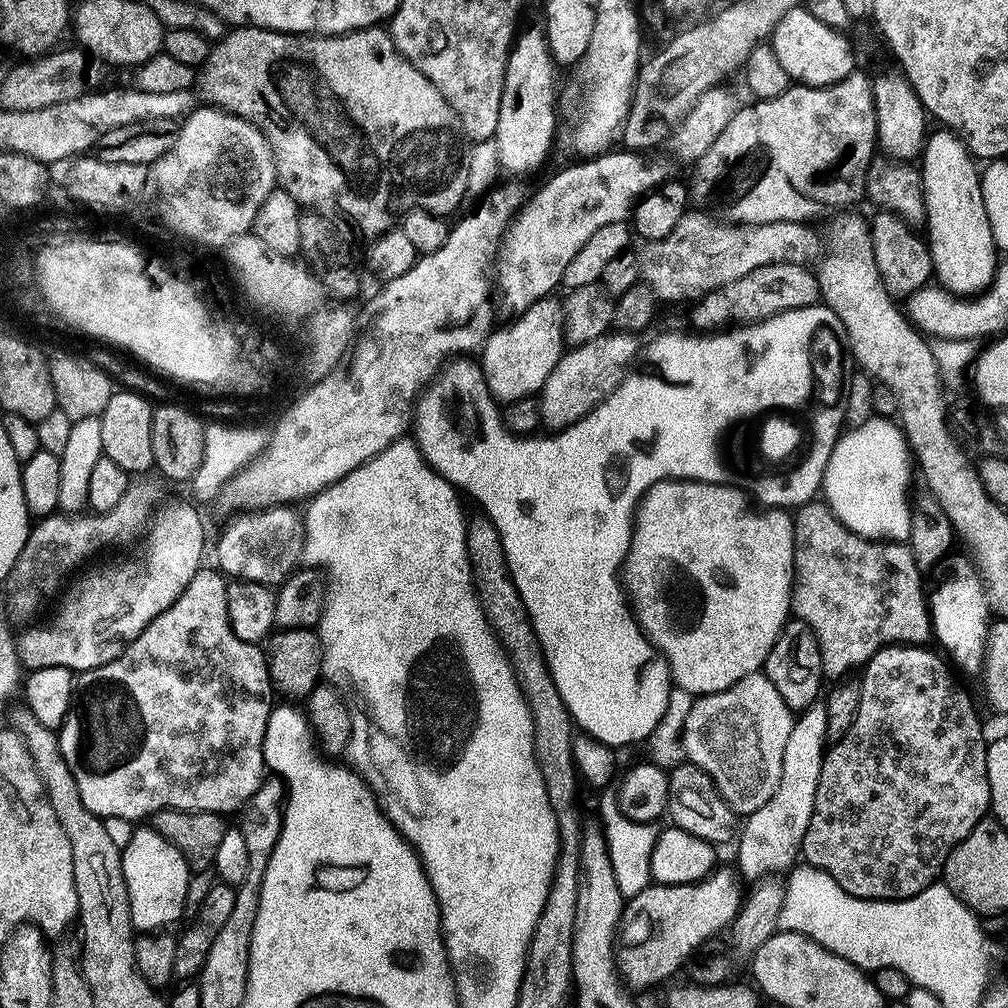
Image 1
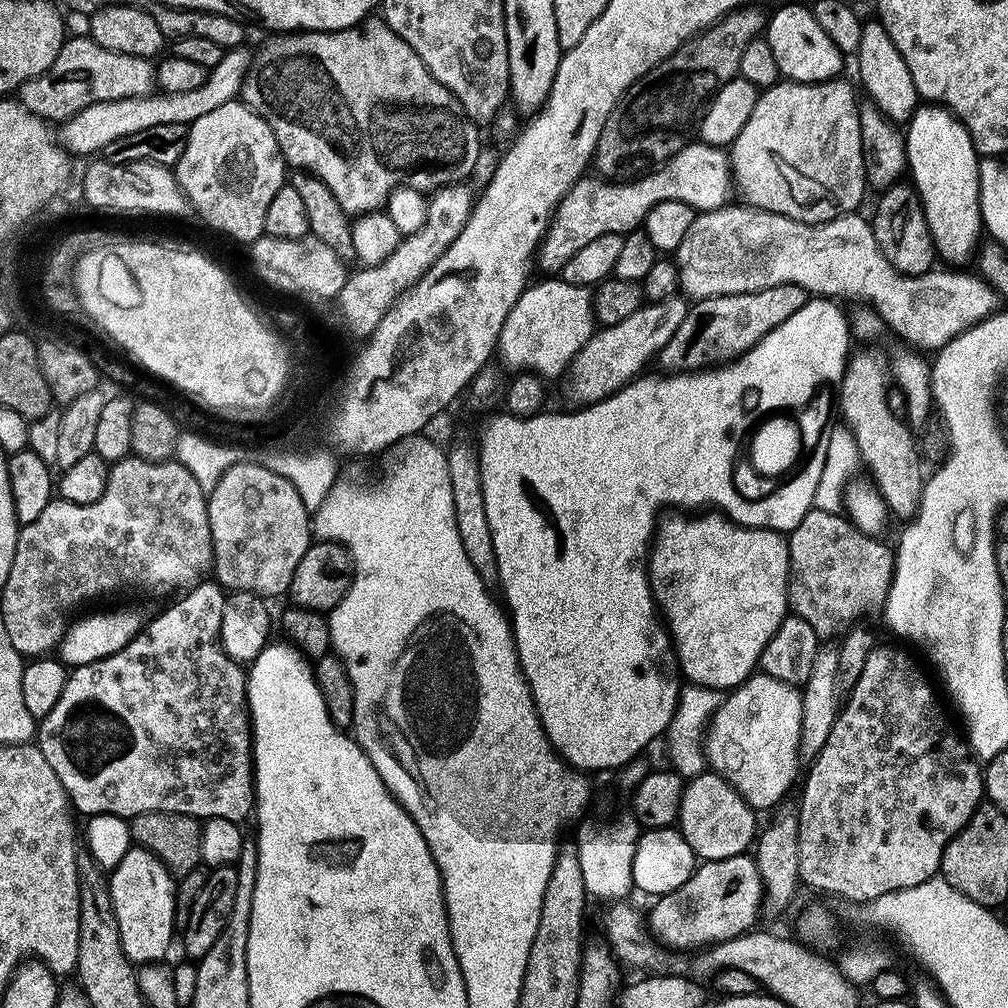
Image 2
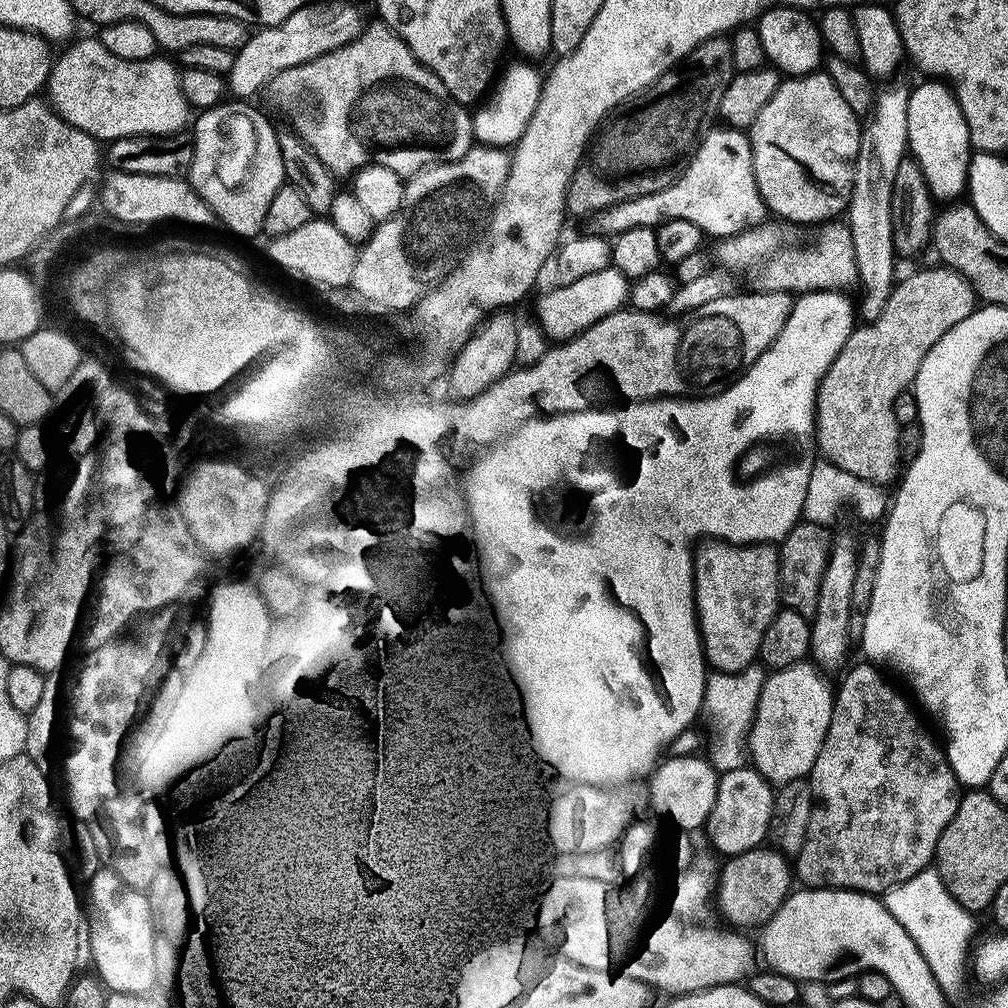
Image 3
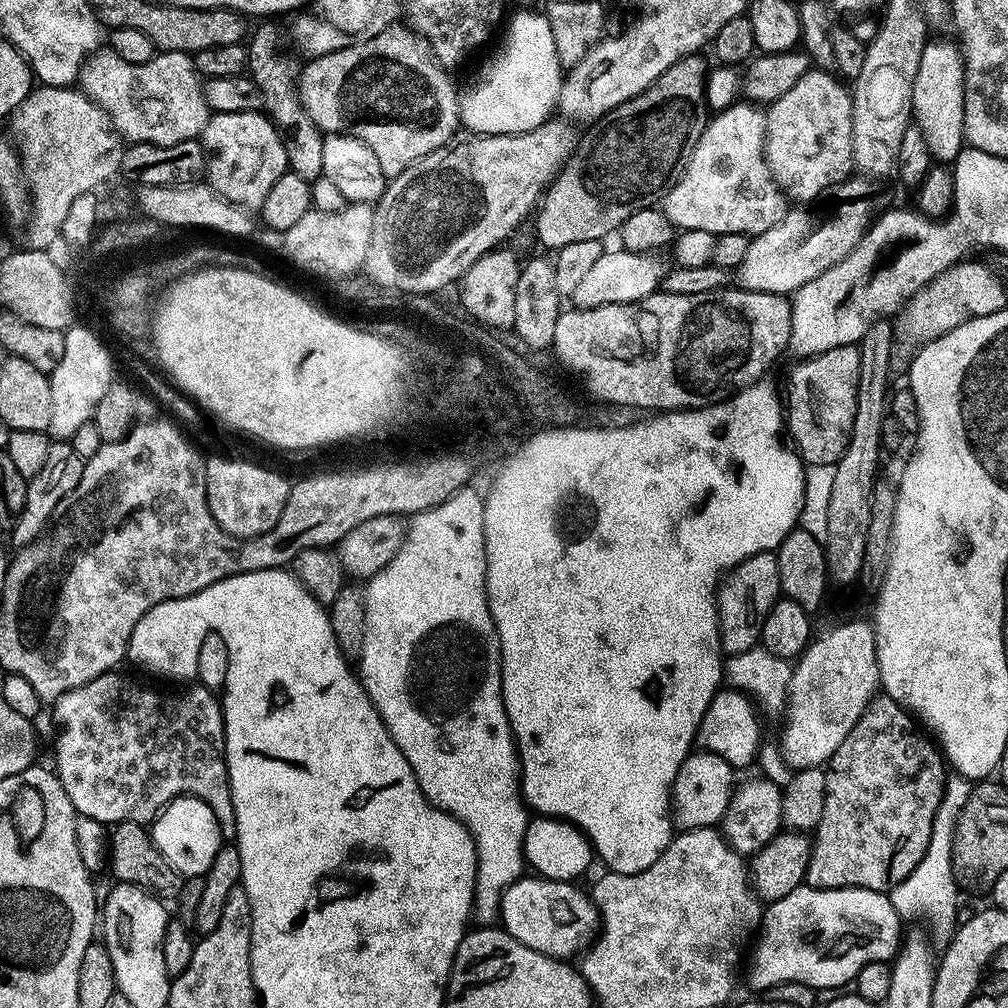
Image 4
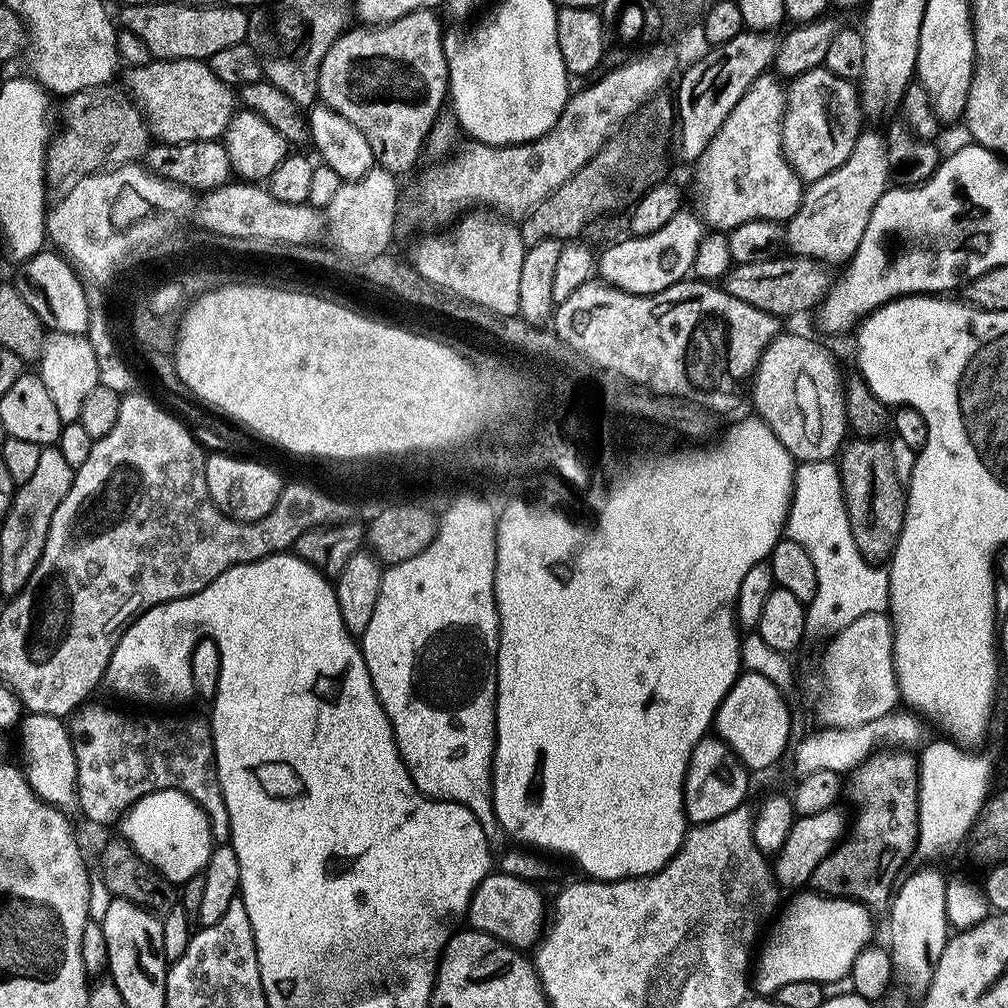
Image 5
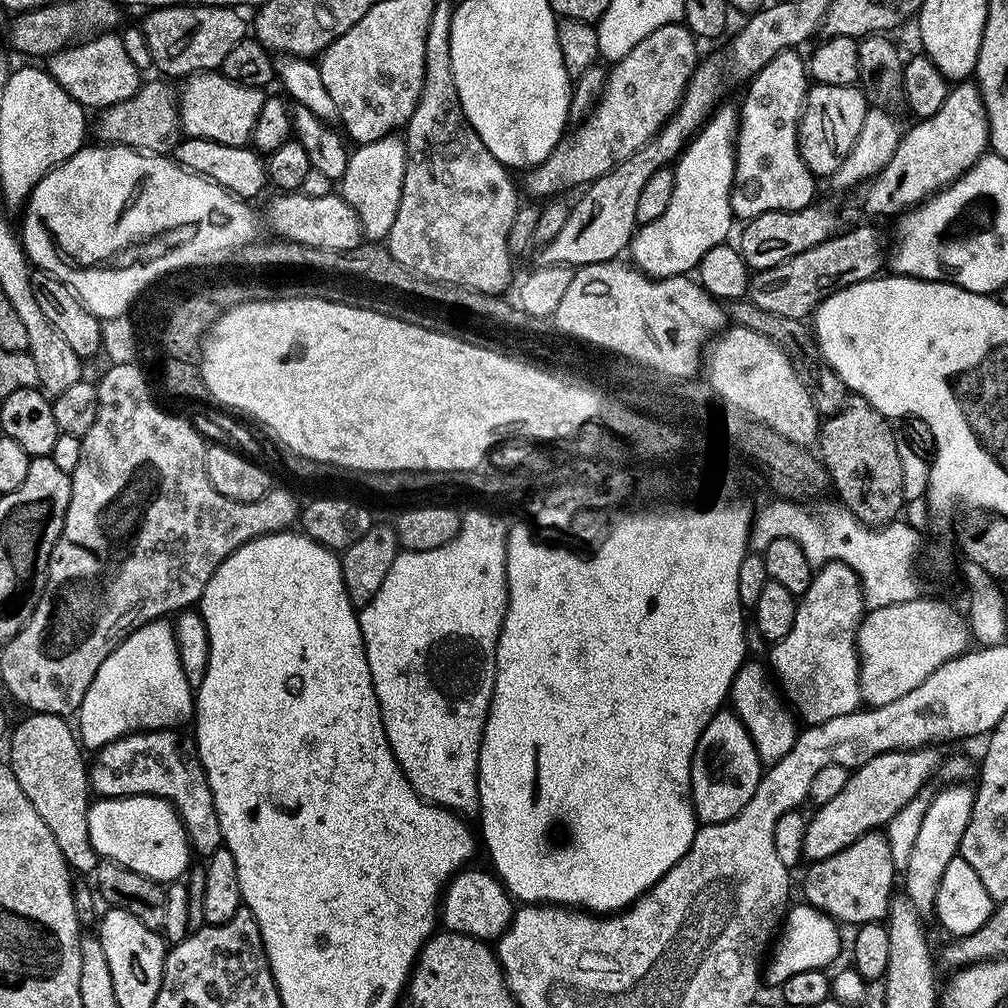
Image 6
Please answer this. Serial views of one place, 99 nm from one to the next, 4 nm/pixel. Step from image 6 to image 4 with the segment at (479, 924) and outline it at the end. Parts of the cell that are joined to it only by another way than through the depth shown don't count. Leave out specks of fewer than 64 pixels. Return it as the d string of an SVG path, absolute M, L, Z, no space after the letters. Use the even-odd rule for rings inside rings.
M537 874L521 875L519 880L511 881L505 887L508 889L500 900L499 923L519 944L530 946L530 950L557 958L575 957L593 943L601 925L600 913L596 911L591 895L585 889L583 892L575 887L578 887L575 883L547 880Z

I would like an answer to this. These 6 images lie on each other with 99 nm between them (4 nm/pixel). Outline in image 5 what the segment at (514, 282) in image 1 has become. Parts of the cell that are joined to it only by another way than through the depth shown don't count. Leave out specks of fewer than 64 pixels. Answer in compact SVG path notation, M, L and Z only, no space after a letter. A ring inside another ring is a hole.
M775 75L759 76L695 161L698 212L709 229L731 230L751 220L787 222L800 209L806 184L784 157L782 146L787 101L785 85Z

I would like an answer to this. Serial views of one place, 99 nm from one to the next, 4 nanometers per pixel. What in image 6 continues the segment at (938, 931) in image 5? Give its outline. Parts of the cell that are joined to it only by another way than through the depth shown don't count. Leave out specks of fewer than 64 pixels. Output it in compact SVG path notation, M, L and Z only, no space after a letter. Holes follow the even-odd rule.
M956 782L948 787L952 788L944 788L936 797L928 800L928 808L919 817L920 825L916 828L912 849L908 852L908 865L902 868L903 895L921 914L931 913L935 909L942 874L946 874L946 866L950 866L950 862L958 855L962 834L972 821L973 789L967 788L964 782Z

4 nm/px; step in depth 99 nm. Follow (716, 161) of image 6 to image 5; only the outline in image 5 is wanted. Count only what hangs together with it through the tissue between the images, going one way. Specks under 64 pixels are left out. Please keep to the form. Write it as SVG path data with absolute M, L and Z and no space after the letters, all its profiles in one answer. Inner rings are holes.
M681 210L674 214L674 218L670 218L662 230L654 230L654 234L629 235L628 240L610 245L598 256L599 279L635 296L654 296L658 292L666 292L670 286L685 279L692 271L698 242L706 231L703 219L695 211L692 212Z

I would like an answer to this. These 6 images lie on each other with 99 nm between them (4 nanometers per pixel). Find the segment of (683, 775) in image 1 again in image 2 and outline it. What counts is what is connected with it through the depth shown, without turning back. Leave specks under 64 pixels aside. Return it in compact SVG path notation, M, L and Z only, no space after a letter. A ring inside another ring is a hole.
M705 770L684 784L678 831L701 861L734 858L745 855L753 847L758 835L756 817L757 813L730 782L722 779L719 772Z

